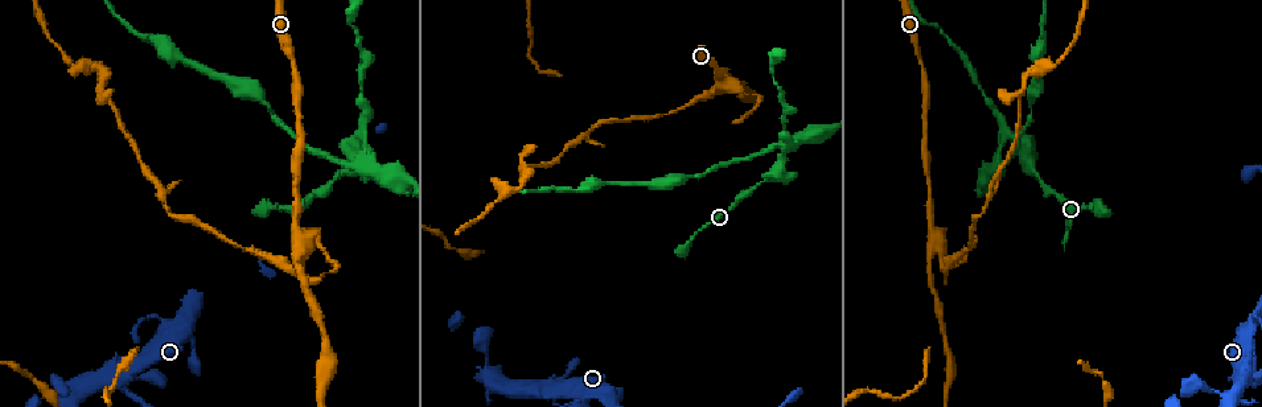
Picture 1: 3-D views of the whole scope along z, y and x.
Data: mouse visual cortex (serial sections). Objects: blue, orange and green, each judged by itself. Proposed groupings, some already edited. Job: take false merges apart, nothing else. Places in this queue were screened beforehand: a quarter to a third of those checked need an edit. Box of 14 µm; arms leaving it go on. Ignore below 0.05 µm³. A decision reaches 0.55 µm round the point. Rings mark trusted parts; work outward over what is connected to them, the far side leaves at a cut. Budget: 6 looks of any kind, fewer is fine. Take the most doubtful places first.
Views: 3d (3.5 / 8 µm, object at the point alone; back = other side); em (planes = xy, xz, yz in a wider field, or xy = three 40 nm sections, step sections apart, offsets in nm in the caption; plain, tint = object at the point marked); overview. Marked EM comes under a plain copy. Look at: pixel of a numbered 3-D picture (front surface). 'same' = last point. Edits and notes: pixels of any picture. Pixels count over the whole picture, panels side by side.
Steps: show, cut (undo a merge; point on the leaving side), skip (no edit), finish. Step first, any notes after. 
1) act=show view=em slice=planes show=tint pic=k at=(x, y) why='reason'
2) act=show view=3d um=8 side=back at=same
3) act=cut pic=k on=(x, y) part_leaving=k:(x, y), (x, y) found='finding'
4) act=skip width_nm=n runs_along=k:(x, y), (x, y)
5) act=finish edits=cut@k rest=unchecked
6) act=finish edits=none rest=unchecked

act=show view=3d um=3.5 pic=1 at=(297, 247) why='a fork'

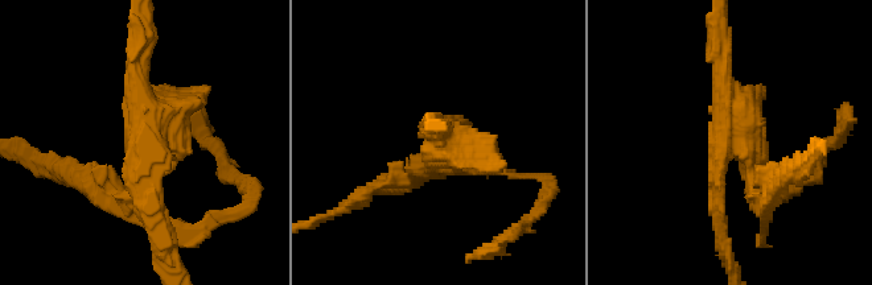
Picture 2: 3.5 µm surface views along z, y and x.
act=cut pic=2 on=(415, 176) found='two cells meet here'

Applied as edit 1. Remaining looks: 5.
act=show view=overview why='redraw'

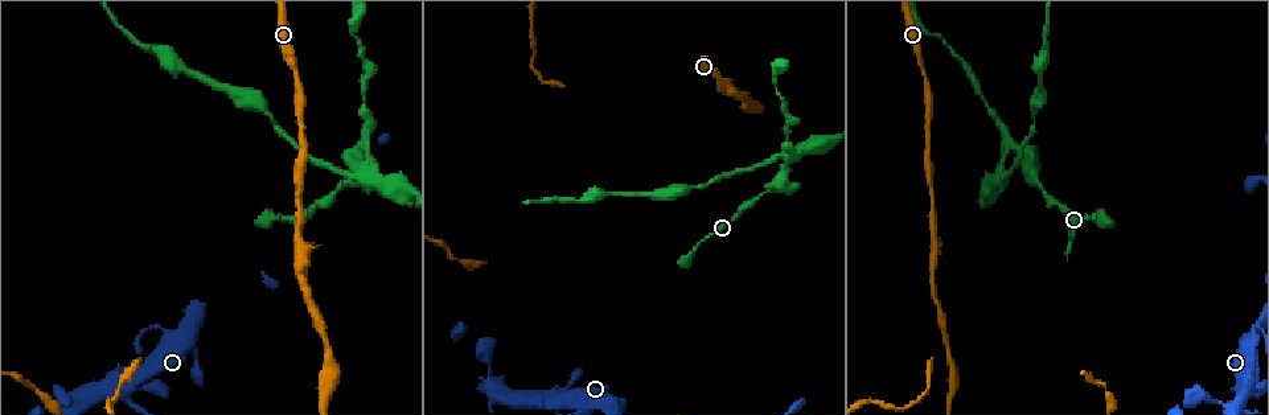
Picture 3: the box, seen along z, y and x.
act=show view=em slice=planes show=tint pic=3 at=(124, 385) why='thin neck'

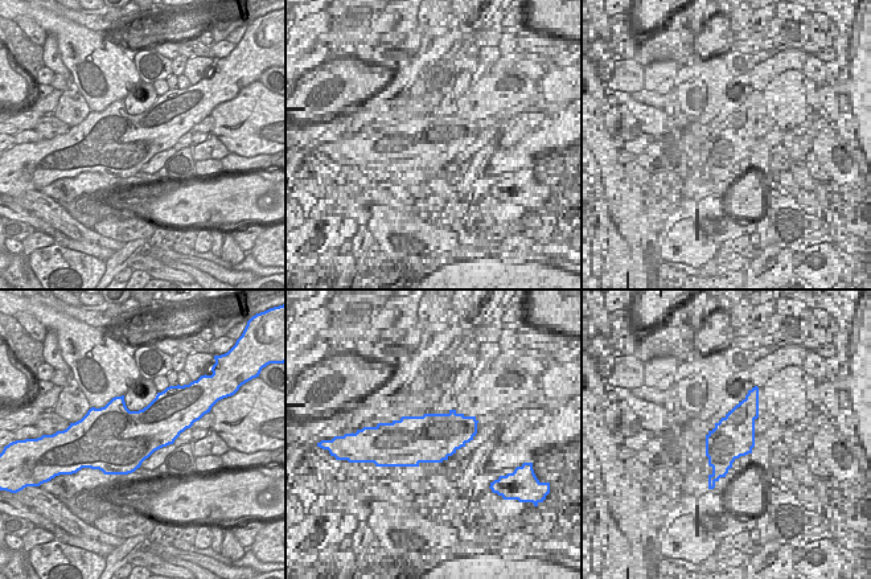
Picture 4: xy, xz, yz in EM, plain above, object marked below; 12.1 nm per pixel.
act=show view=3d um=3.5 side=back at=same why='wider look'

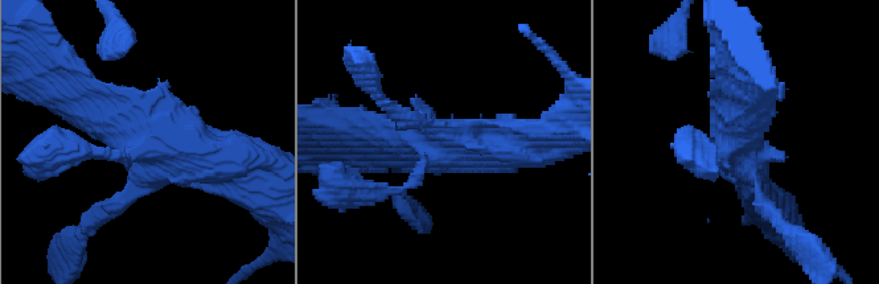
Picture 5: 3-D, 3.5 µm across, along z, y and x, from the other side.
act=skip found='all the same cell'

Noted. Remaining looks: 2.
act=finish edits=cut@2 rest=unchecked

